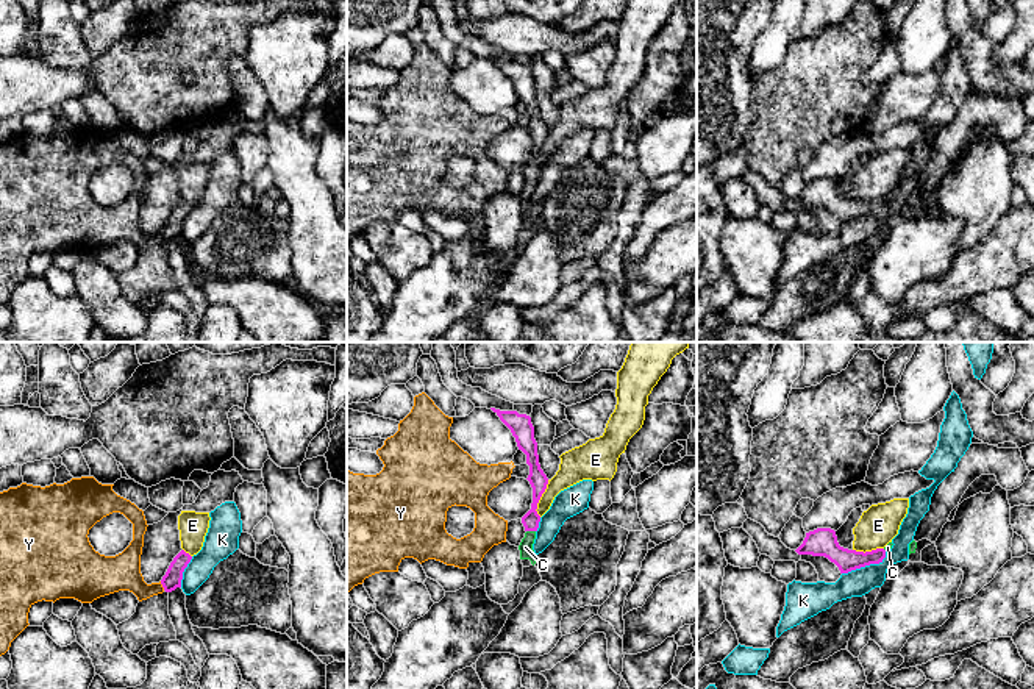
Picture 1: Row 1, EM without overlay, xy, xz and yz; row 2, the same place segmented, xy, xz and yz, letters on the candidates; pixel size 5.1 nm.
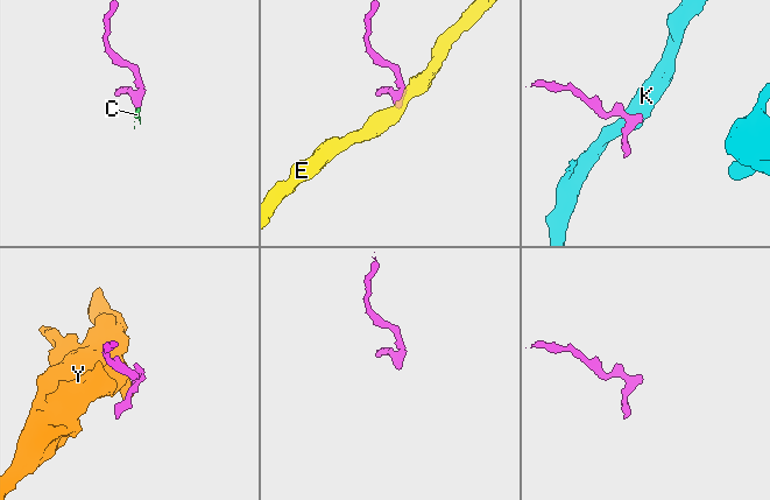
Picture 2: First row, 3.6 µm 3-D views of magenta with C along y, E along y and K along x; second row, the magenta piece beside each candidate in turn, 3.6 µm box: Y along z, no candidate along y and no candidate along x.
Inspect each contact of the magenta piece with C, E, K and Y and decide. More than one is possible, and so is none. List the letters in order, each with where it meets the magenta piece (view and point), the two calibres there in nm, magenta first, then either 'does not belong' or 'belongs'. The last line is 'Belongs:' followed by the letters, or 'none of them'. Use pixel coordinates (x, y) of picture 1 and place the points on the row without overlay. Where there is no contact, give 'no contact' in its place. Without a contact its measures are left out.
C: contact xz (531, 180); calibres 90 and 70 nm; belongs
E: contact xz (539, 149); calibres 90 and 160 nm; does not belong
K: contact yz (866, 214); calibres 140 and 140 nm; does not belong
Y: contact xy (163, 236); calibres 90 and 190 nm; does not belong
Belongs: C

